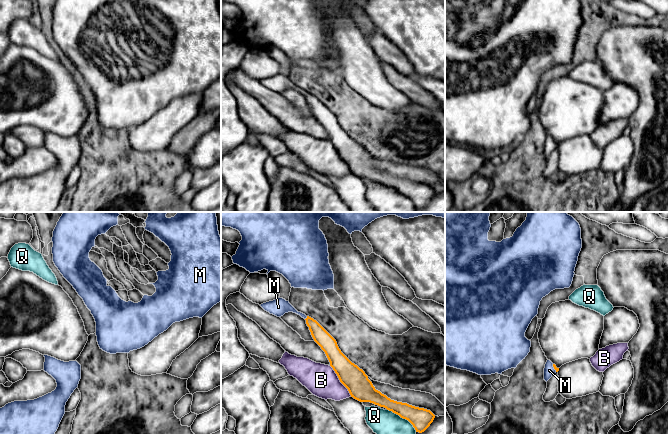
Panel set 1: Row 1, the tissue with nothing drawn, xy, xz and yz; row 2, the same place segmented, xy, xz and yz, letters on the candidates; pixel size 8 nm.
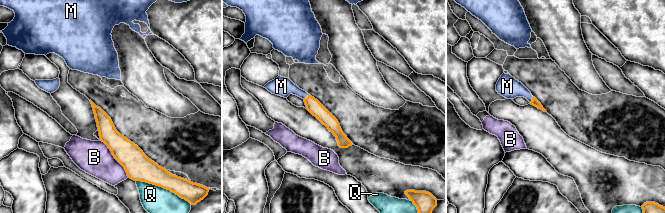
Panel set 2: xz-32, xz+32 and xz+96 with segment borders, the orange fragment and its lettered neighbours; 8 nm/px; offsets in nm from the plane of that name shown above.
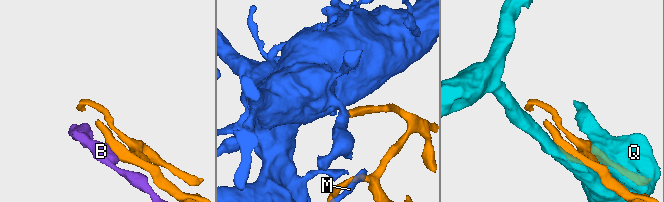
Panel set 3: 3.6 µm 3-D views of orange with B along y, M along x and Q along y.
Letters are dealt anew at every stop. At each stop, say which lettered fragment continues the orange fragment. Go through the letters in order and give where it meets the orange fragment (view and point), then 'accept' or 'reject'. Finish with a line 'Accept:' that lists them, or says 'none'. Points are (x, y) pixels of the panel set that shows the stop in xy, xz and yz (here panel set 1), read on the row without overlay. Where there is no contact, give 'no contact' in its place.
B: xz (340, 157) | reject
M: xz (306, 94) | accept
Q: xz (403, 194) | reject
Accept: M

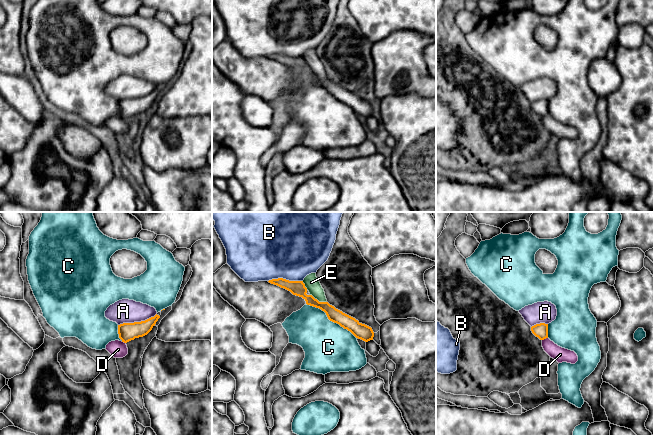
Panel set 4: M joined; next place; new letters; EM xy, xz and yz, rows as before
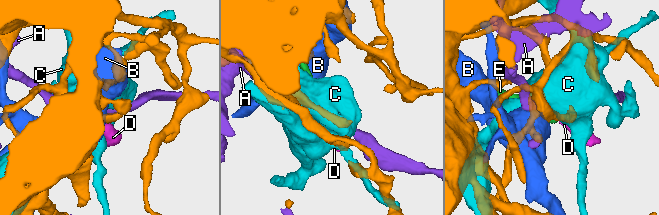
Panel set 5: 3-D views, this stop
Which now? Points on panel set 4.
A: xy (137, 98) | reject
B: xz (285, 55) | reject
C: xz (330, 96) | reject
D: yz (544, 114) | reject
E: xz (317, 76) | reject
Accept: none

